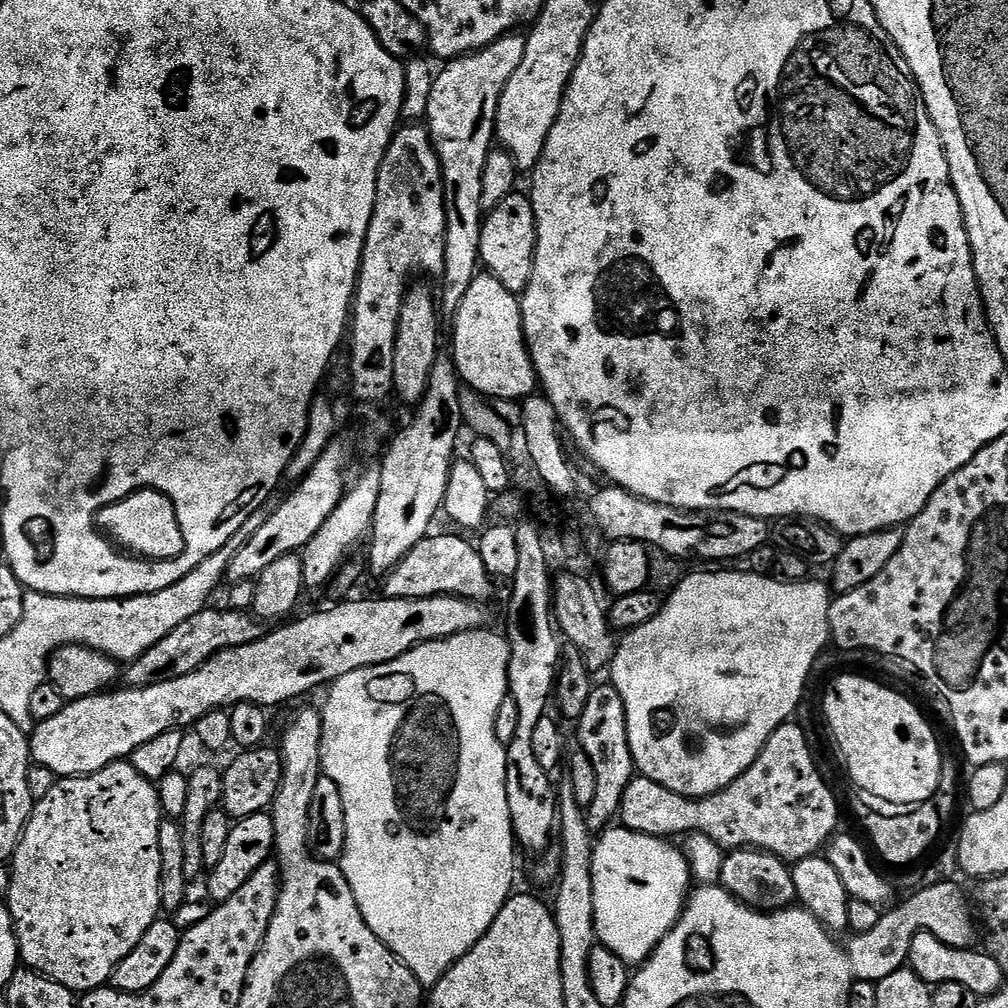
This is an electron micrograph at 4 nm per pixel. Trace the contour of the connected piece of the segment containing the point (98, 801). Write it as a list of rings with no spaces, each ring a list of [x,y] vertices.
[[[117,762],[115,764],[107,764],[102,770],[91,772],[88,776],[73,776],[71,778],[57,779],[54,790],[50,790],[50,794],[46,794],[46,798],[35,801],[32,814],[28,817],[28,824],[24,827],[24,832],[20,836],[20,841],[16,847],[10,861],[10,869],[12,881],[6,897],[8,912],[12,916],[12,928],[16,932],[16,946],[18,949],[19,959],[22,961],[23,967],[32,969],[33,972],[42,974],[46,978],[50,978],[54,982],[58,982],[62,986],[66,986],[71,992],[83,994],[85,992],[93,992],[96,988],[105,987],[111,981],[114,970],[118,966],[118,962],[122,962],[122,958],[126,958],[126,954],[130,954],[130,950],[134,950],[134,946],[138,946],[138,942],[142,942],[142,934],[146,934],[146,930],[150,930],[150,926],[161,915],[160,906],[160,875],[162,874],[162,854],[158,850],[158,834],[162,823],[162,813],[160,810],[160,799],[156,793],[156,784],[151,780],[142,778],[142,774],[138,774],[138,770],[134,770],[134,766],[130,762]]]

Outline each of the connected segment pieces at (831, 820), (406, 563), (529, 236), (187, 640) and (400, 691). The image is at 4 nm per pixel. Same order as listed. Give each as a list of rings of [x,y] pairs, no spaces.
[[[789,722],[774,730],[754,763],[715,796],[689,798],[674,794],[666,790],[666,786],[645,776],[633,776],[630,786],[626,786],[626,794],[622,794],[618,820],[623,827],[638,834],[672,838],[675,832],[684,834],[689,830],[699,830],[714,838],[714,842],[718,842],[725,850],[758,848],[782,861],[795,862],[817,855],[837,835],[836,823],[840,820],[840,808],[836,805],[836,796],[828,789],[823,774],[816,769],[816,760],[812,757],[807,734],[796,722]]]
[[[429,535],[406,558],[402,558],[383,577],[383,595],[389,600],[398,598],[430,598],[431,596],[460,596],[463,600],[484,602],[492,592],[493,577],[482,566],[480,549],[460,536]]]
[[[523,191],[511,192],[484,217],[480,239],[480,263],[486,272],[502,282],[506,290],[520,294],[530,282],[536,253],[536,219],[531,199]]]
[[[209,606],[203,612],[194,614],[194,618],[186,618],[186,622],[182,622],[182,626],[174,626],[174,630],[170,630],[170,634],[162,638],[162,642],[150,646],[150,650],[143,652],[137,660],[131,661],[127,665],[127,687],[145,688],[158,682],[166,682],[170,678],[182,678],[198,670],[198,666],[202,666],[211,656],[238,646],[253,644],[260,639],[262,624],[255,615],[244,610],[221,608]]]
[[[477,630],[475,632],[463,632],[462,634],[454,634],[447,636],[441,640],[431,640],[425,644],[420,644],[416,648],[412,648],[406,654],[402,654],[398,658],[394,658],[385,664],[375,664],[369,668],[362,670],[354,670],[350,674],[346,674],[342,678],[333,680],[327,689],[328,701],[322,704],[322,715],[324,717],[324,725],[322,726],[322,742],[320,743],[320,767],[323,775],[329,776],[338,786],[338,790],[342,790],[342,802],[346,810],[346,842],[344,843],[344,854],[340,857],[338,863],[340,869],[344,871],[346,882],[350,882],[350,890],[354,894],[354,902],[358,902],[358,910],[362,914],[362,918],[366,922],[366,926],[370,926],[370,930],[374,930],[374,934],[394,955],[404,963],[410,971],[418,978],[418,982],[422,986],[431,986],[440,981],[447,972],[457,964],[462,957],[474,945],[476,945],[486,934],[486,930],[490,930],[490,926],[494,922],[494,918],[498,918],[498,914],[502,910],[502,906],[513,895],[512,875],[516,872],[516,852],[518,853],[518,845],[516,835],[512,833],[512,823],[510,822],[510,802],[506,802],[506,766],[508,765],[508,749],[502,742],[498,742],[498,736],[494,734],[494,717],[498,714],[498,706],[502,706],[502,702],[509,699],[508,695],[508,645],[499,635],[496,636],[489,630]]]

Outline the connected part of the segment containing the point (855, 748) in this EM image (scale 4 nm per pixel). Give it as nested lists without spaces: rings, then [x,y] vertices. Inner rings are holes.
[[[840,676],[824,696],[824,716],[844,755],[845,766],[852,771],[853,782],[860,788],[868,788],[869,797],[884,796],[885,805],[927,804],[935,797],[940,781],[940,744],[927,718],[902,693],[864,676]]]

